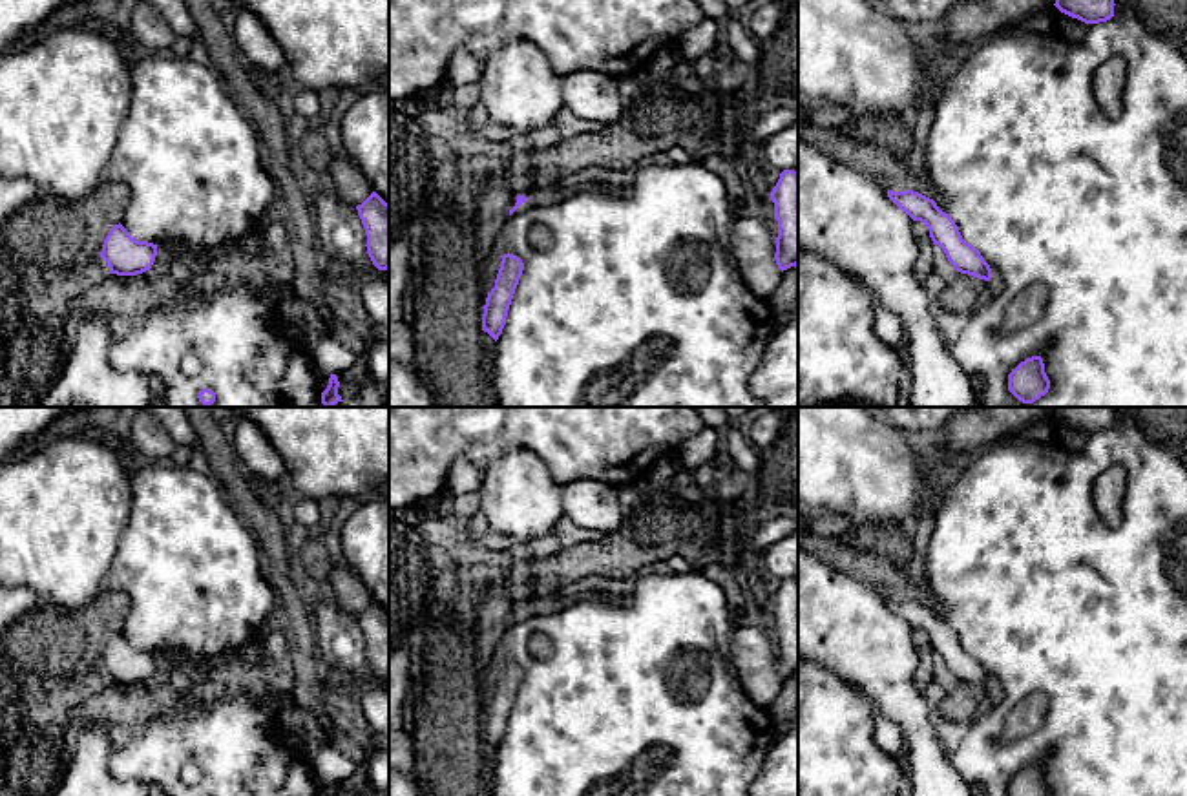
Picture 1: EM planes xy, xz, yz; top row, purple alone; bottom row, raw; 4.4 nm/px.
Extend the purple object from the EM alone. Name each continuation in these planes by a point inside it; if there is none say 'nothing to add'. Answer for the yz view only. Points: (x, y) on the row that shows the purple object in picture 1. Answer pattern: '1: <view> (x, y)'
nothing to add

